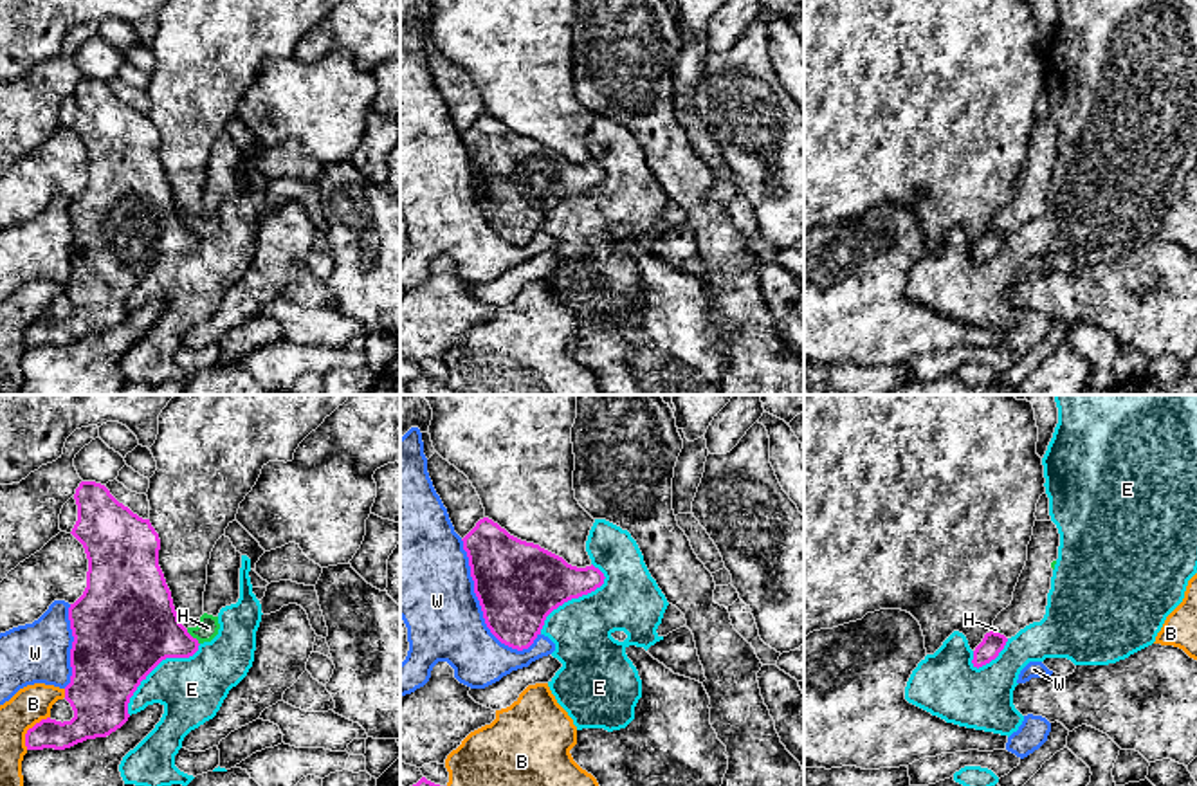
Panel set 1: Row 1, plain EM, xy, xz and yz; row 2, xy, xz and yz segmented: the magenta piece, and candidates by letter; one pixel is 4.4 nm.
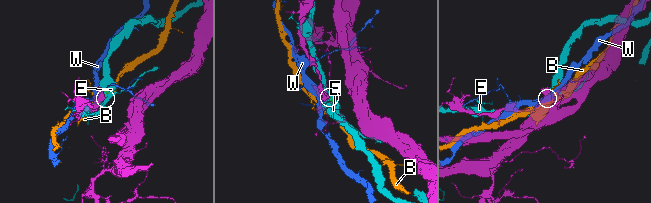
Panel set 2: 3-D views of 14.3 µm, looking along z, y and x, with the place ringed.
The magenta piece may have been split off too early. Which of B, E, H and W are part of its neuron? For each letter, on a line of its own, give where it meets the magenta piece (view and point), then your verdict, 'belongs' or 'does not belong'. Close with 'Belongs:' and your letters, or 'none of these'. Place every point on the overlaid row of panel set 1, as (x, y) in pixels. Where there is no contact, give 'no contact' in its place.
B: meets magenta in xy at (29, 729); does not belong
E: meets magenta in xy at (155, 666); does not belong
H: meets magenta in xy at (191, 637); does not belong
W: meets magenta in xz at (480, 604); does not belong
Belongs: none of these

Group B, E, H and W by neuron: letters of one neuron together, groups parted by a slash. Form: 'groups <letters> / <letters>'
groups B / E / H / W

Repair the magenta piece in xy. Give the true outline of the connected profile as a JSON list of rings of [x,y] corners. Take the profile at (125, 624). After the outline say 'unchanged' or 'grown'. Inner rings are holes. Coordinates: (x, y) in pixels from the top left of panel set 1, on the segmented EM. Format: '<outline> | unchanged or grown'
[[[81,481],[74,499],[78,521],[70,534],[83,544],[88,559],[87,588],[69,608],[74,642],[65,699],[74,717],[63,723],[50,717],[36,723],[25,734],[27,750],[65,750],[110,736],[128,721],[128,703],[141,681],[162,660],[189,658],[200,645],[178,620],[159,566],[160,539],[150,519],[133,514],[96,481]]] | unchanged

